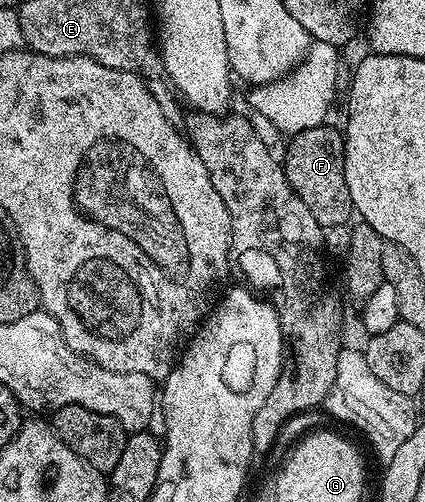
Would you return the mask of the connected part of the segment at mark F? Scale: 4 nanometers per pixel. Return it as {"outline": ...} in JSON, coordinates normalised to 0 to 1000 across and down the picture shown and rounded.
{"outline":[[[760,249],[734,257],[715,257],[704,269],[689,271],[680,279],[682,287],[673,293],[673,317],[668,309],[678,369],[687,369],[696,392],[706,392],[706,400],[715,400],[715,408],[725,408],[725,424],[734,424],[734,432],[744,432],[744,440],[762,456],[805,452],[814,442],[821,446],[826,442],[824,428],[831,430],[835,426],[828,392],[819,384],[819,361],[809,361],[809,297],[814,295],[814,279],[798,255],[793,261],[791,255],[776,251]]]}

